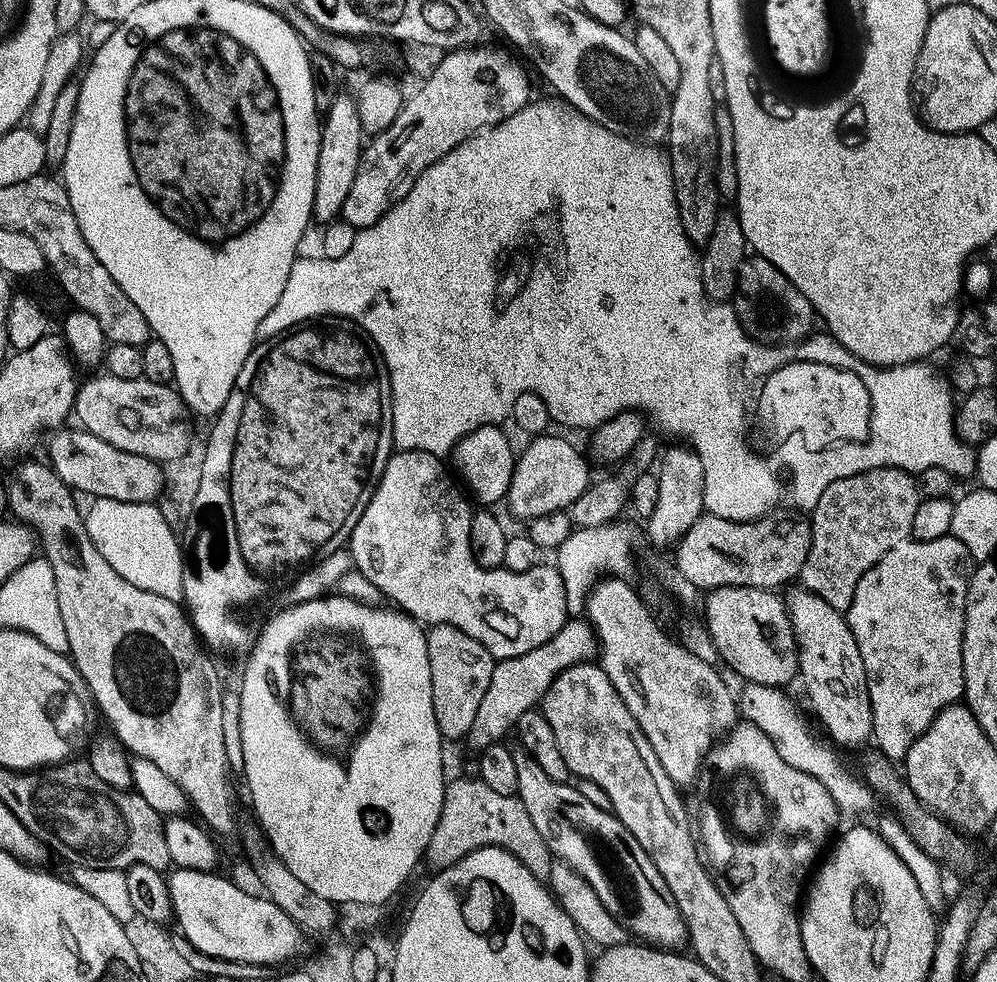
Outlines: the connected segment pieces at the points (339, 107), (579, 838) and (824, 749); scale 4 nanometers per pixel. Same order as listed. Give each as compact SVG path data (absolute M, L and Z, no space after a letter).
M336 94L332 105L323 117L320 129L320 149L312 203L312 220L315 223L318 222L317 225L330 224L339 217L342 206L346 202L346 194L350 194L350 186L354 186L354 174L358 170L361 151L362 133L358 122L356 101L351 95Z
M535 762L520 769L520 787L518 795L523 800L530 818L538 826L544 841L548 843L548 850L553 857L569 864L595 888L602 902L610 913L630 929L637 932L637 937L643 941L659 946L665 950L676 950L680 943L689 939L688 923L680 912L679 902L670 890L666 878L658 870L658 866L650 858L647 848L639 844L638 838L631 832L629 825L620 819L616 813L607 807L599 808L588 796L583 796L572 782L561 782L546 775Z
M745 683L740 690L740 705L742 716L747 723L754 724L771 737L777 748L787 760L803 772L817 777L829 789L836 793L839 803L852 812L864 812L872 804L872 792L860 780L855 780L848 773L846 765L840 761L840 756L824 740L819 740L812 733L808 720L796 709L796 704L787 696L787 691L771 688L765 684Z

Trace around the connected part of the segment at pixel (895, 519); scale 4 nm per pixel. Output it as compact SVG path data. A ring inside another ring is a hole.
M889 466L887 468L872 468L869 472L859 472L857 476L848 476L844 481L834 480L828 484L821 491L820 500L816 503L814 509L814 515L816 515L816 520L814 519L814 535L812 538L812 549L808 555L808 560L804 563L804 572L806 575L802 580L803 587L807 588L809 592L814 592L817 596L821 596L830 606L841 610L848 609L852 604L852 599L856 597L856 587L864 575L866 575L891 548L896 548L898 545L905 543L905 541L913 535L915 514L922 499L922 493L916 489L916 480L917 477L913 475L913 473L905 472L903 468Z

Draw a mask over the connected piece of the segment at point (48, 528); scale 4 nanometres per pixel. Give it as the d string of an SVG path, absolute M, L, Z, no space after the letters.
M47 463L44 464L24 464L20 468L20 481L17 482L16 488L9 487L7 489L7 507L10 509L11 515L14 514L16 518L19 518L23 523L31 526L35 533L38 535L39 543L42 545L42 556L43 559L47 561L47 564L53 568L53 578L54 578L54 586L56 587L56 594L57 594L57 606L58 610L60 611L61 616L61 626L62 626L62 639L64 638L65 642L68 643L67 651L70 653L70 659L73 664L76 666L76 671L78 673L79 679L83 681L83 683L86 685L88 683L87 691L90 693L92 691L91 699L94 701L96 699L96 704L98 707L100 707L100 712L102 715L105 716L106 719L109 720L110 723L112 723L112 728L115 734L115 737L120 741L121 744L124 745L125 749L133 757L142 759L142 760L149 760L150 762L154 762L154 766L158 766L158 770L162 770L162 774L166 774L166 778L174 778L174 782L178 782L180 786L182 786L185 793L187 793L189 798L189 803L194 807L194 810L196 808L197 812L200 814L199 819L203 821L205 825L217 837L220 836L228 836L231 834L232 831L236 828L236 788L234 785L232 785L232 779L234 779L233 773L229 769L228 760L227 760L227 752L226 752L226 739L223 737L223 726L222 726L222 683L220 684L220 680L218 677L216 677L216 668L214 665L212 665L212 660L210 657L207 656L209 653L205 651L203 647L201 647L202 641L196 631L195 628L192 627L191 619L186 615L185 609L181 607L179 603L176 604L174 601L171 600L170 596L168 594L165 594L163 596L159 596L158 594L154 594L153 592L147 592L146 590L142 590L138 586L134 586L130 582L126 582L126 578L122 578L117 574L117 572L114 570L114 566L110 566L110 562L106 562L106 558L102 558L102 554L99 550L96 549L96 543L90 538L90 534L88 533L88 525L86 523L86 516L85 513L82 511L80 512L80 508L78 505L76 505L77 497L74 495L73 489L69 488L68 485L64 484L62 482L62 478L58 478L58 474L54 471L52 471L51 467Z

